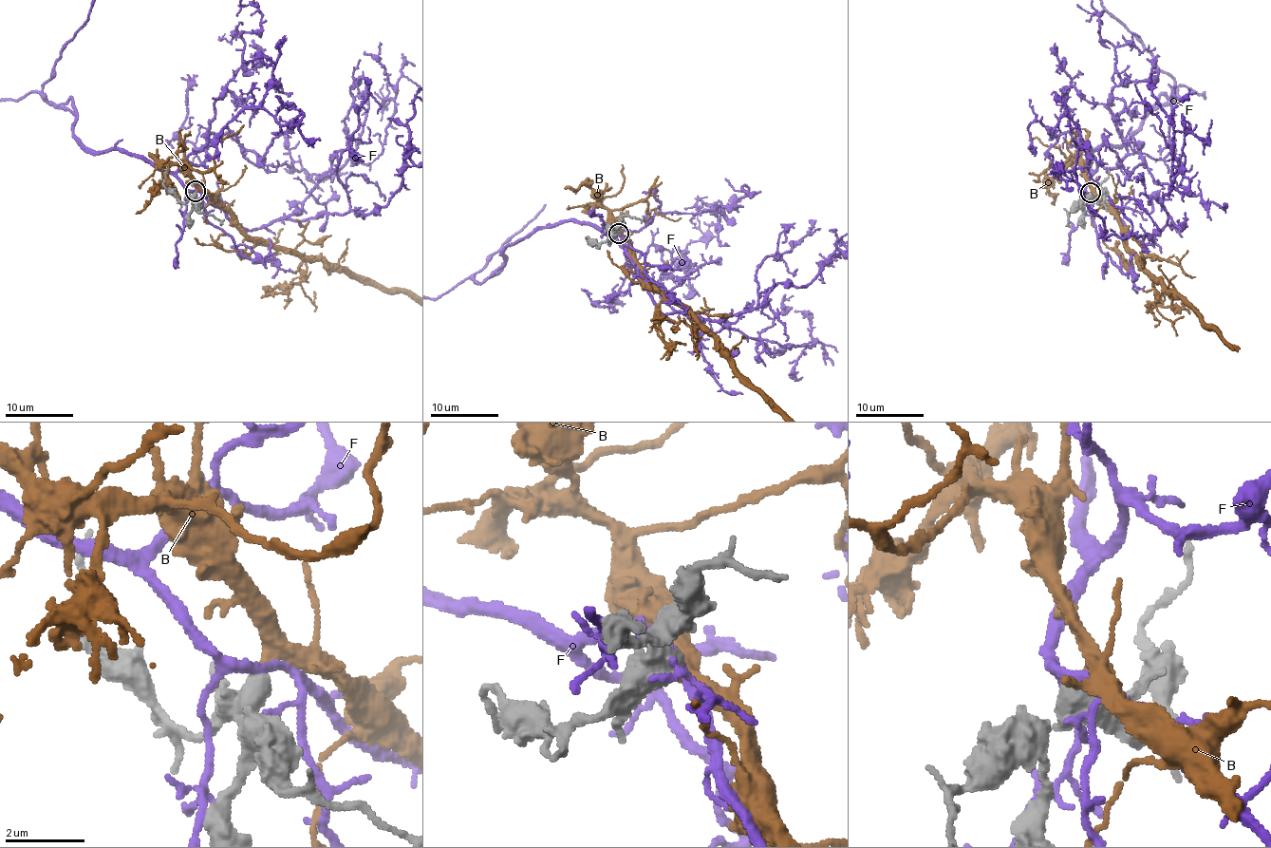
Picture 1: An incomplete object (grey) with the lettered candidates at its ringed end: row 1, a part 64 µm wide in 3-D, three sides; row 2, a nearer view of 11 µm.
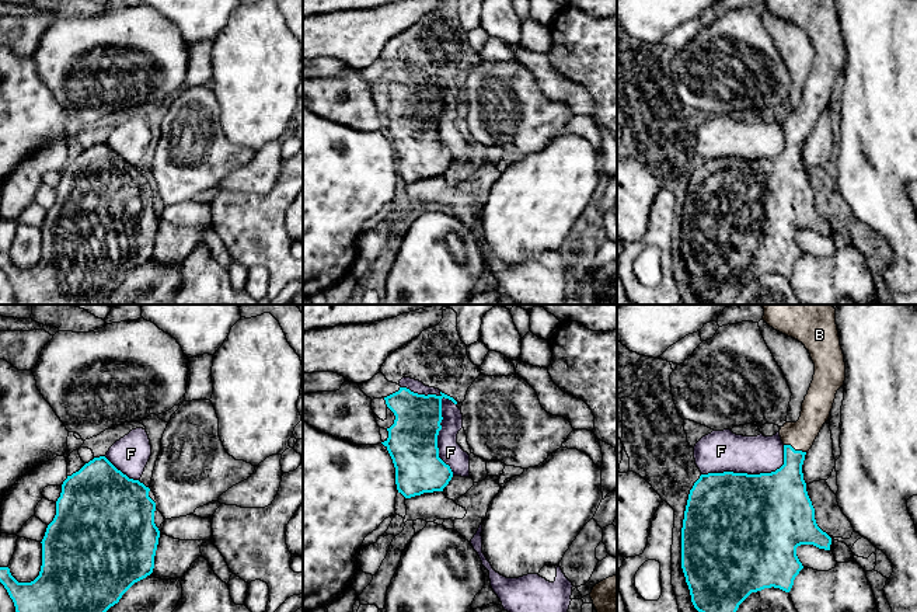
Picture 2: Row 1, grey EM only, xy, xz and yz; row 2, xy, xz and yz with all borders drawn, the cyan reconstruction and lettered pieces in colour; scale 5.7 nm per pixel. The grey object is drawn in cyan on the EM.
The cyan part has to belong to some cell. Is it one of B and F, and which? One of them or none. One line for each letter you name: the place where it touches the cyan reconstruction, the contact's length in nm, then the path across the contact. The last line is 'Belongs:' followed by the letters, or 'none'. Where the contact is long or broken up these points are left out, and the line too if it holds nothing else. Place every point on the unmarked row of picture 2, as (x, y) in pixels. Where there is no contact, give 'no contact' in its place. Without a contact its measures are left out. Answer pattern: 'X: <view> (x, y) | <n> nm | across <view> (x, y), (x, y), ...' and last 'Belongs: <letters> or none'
B: yz (794, 135) | 140 nm | across yz (783, 177), (792, 153), (794, 135), (801, 121)
Belongs: B

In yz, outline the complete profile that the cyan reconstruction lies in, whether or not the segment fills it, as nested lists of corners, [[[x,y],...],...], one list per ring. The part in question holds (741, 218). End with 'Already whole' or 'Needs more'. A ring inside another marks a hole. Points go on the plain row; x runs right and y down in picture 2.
[[[764,0],[763,6],[805,31],[815,49],[815,60],[799,105],[785,108],[780,115],[784,129],[784,150],[780,154],[760,160],[701,160],[690,175],[681,213],[681,254],[694,293],[711,305],[732,305],[752,278],[771,272],[789,278],[803,254],[796,233],[813,230],[830,236],[831,230],[831,223],[816,209],[802,150],[845,66],[836,0]]]. Needs more

